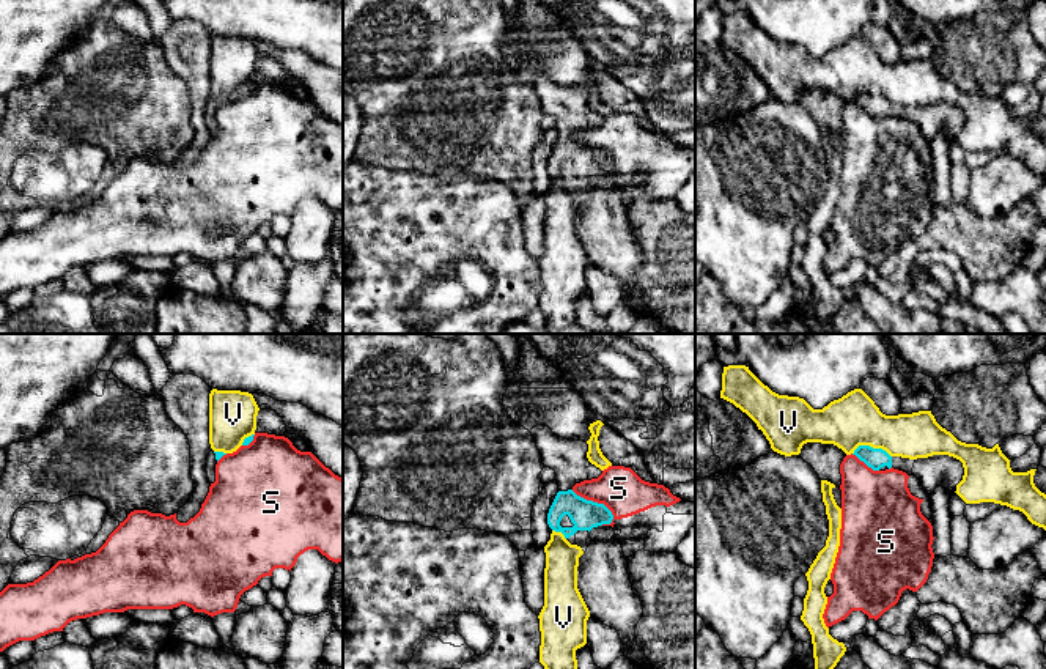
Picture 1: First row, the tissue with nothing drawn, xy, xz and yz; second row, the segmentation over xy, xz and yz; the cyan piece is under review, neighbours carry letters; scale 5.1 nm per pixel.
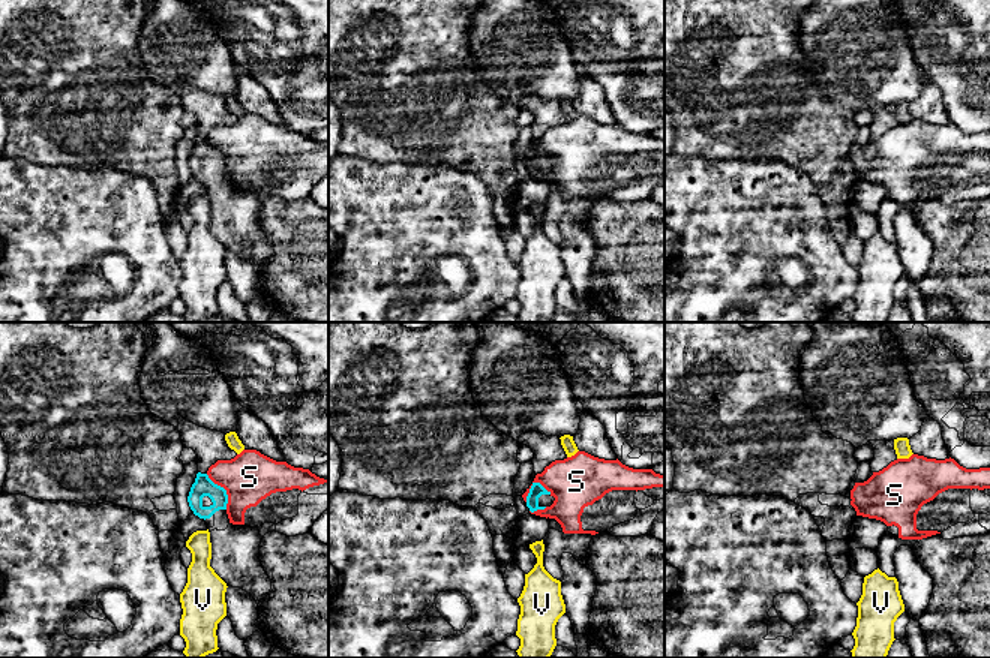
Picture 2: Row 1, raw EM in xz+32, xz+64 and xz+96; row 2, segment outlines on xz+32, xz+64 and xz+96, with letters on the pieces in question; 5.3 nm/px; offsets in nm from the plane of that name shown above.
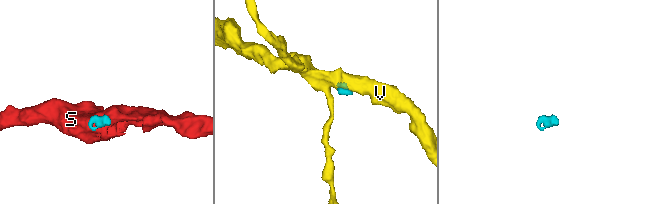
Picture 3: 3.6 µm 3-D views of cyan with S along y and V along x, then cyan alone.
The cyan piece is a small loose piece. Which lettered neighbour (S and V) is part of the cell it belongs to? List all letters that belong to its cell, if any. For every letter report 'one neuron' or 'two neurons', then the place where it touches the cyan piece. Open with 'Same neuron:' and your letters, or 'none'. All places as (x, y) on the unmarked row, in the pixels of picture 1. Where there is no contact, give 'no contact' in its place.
Same neuron: none
S: two neurons; contact xz (596, 150)
V: two neurons; contact yz (872, 95)

